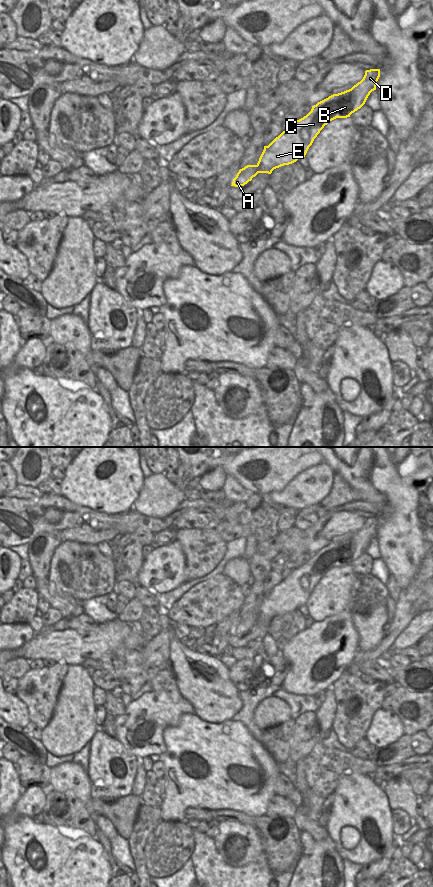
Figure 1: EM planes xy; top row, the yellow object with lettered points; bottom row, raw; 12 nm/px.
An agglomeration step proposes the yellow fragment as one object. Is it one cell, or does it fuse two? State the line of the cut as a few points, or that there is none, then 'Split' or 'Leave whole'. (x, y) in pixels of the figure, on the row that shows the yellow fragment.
No split. Leave whole

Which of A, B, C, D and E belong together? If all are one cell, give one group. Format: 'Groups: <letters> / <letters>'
Groups: A B C D E

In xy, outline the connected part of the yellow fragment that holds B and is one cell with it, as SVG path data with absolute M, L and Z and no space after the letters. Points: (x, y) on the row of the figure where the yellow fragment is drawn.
M380 69L366 70L363 79L351 89L333 94L312 106L306 116L296 120L268 146L264 146L256 165L240 169L231 186L244 186L258 173L271 174L274 169L305 157L325 125L336 118L350 117L365 104L370 93L376 90L379 77Z

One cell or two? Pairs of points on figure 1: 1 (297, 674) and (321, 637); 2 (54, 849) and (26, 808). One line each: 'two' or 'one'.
1: one
2: two

